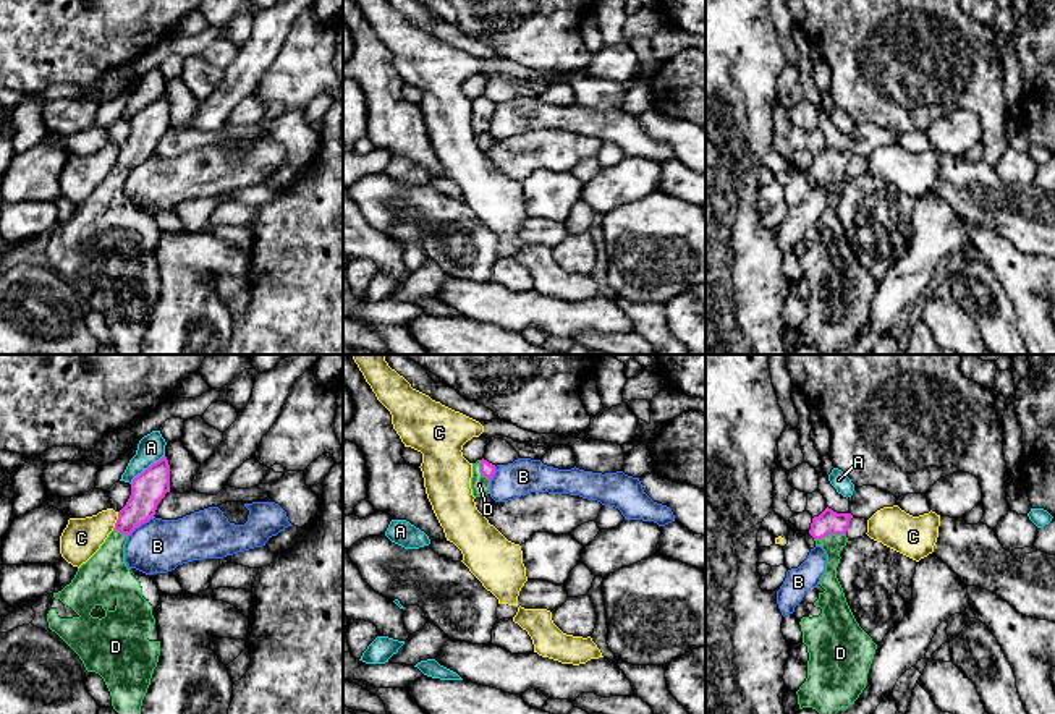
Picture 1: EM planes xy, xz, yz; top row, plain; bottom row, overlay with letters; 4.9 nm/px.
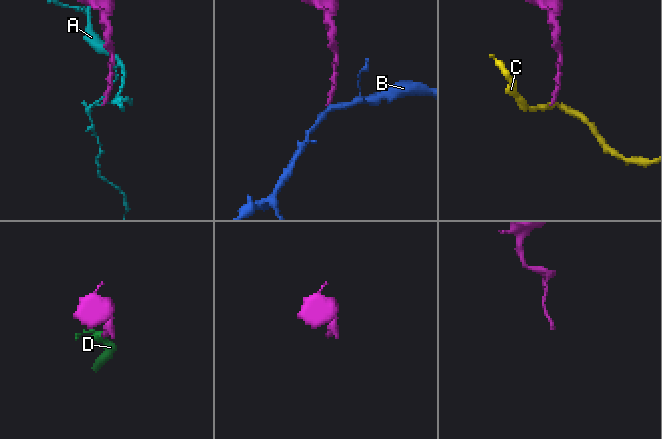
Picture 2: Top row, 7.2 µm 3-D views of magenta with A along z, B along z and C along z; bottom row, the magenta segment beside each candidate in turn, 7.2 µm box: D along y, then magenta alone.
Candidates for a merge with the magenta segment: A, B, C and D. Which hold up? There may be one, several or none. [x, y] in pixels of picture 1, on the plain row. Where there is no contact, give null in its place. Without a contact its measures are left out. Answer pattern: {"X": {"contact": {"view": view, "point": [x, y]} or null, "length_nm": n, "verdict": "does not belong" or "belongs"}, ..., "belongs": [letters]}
{"A": {"contact": {"view": "xy", "point": [148, 106]}, "length_nm": 220, "verdict": "does not belong"}, "B": {"contact": {"view": "xy", "point": [141, 161]}, "length_nm": 170, "verdict": "does not belong"}, "C": {"contact": {"view": "xy", "point": [117, 157]}, "length_nm": 90, "verdict": "does not belong"}, "D": {"contact": {"view": "xz", "point": [484, 112]}, "length_nm": 160, "verdict": "belongs"}, "belongs": ["D"]}

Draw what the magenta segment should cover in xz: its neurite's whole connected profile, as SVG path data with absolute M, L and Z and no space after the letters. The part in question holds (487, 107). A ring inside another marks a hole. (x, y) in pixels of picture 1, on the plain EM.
M477 97L472 100L471 126L474 134L490 131L490 118L495 112L495 102L487 97Z

